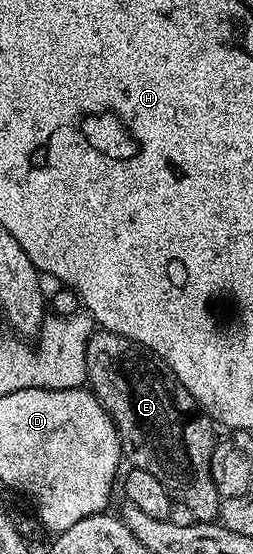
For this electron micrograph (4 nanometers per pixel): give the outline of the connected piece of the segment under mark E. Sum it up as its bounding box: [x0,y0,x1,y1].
[86,329,222,522]

